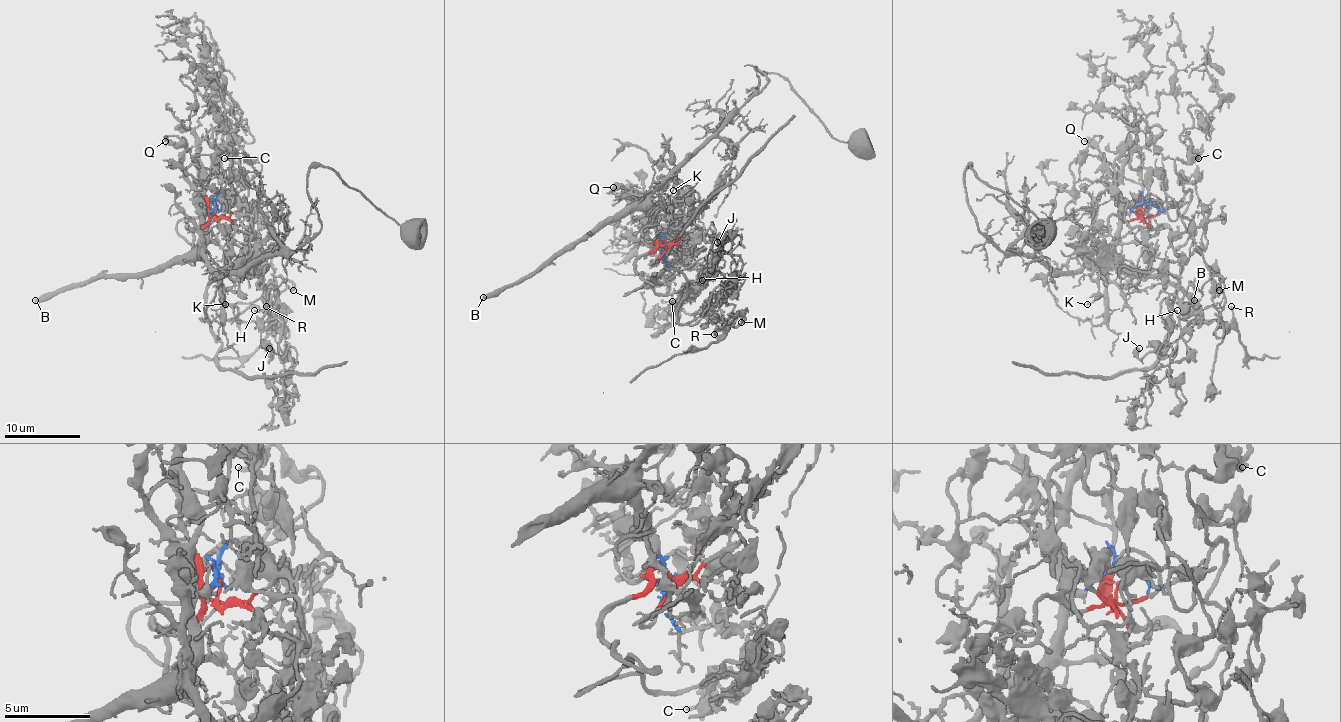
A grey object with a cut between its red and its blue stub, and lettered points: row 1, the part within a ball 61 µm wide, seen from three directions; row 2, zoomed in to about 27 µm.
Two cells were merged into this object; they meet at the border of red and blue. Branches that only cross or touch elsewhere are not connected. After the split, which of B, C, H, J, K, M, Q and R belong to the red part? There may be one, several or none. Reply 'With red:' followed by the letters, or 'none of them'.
With red: C, H, J, M, R

